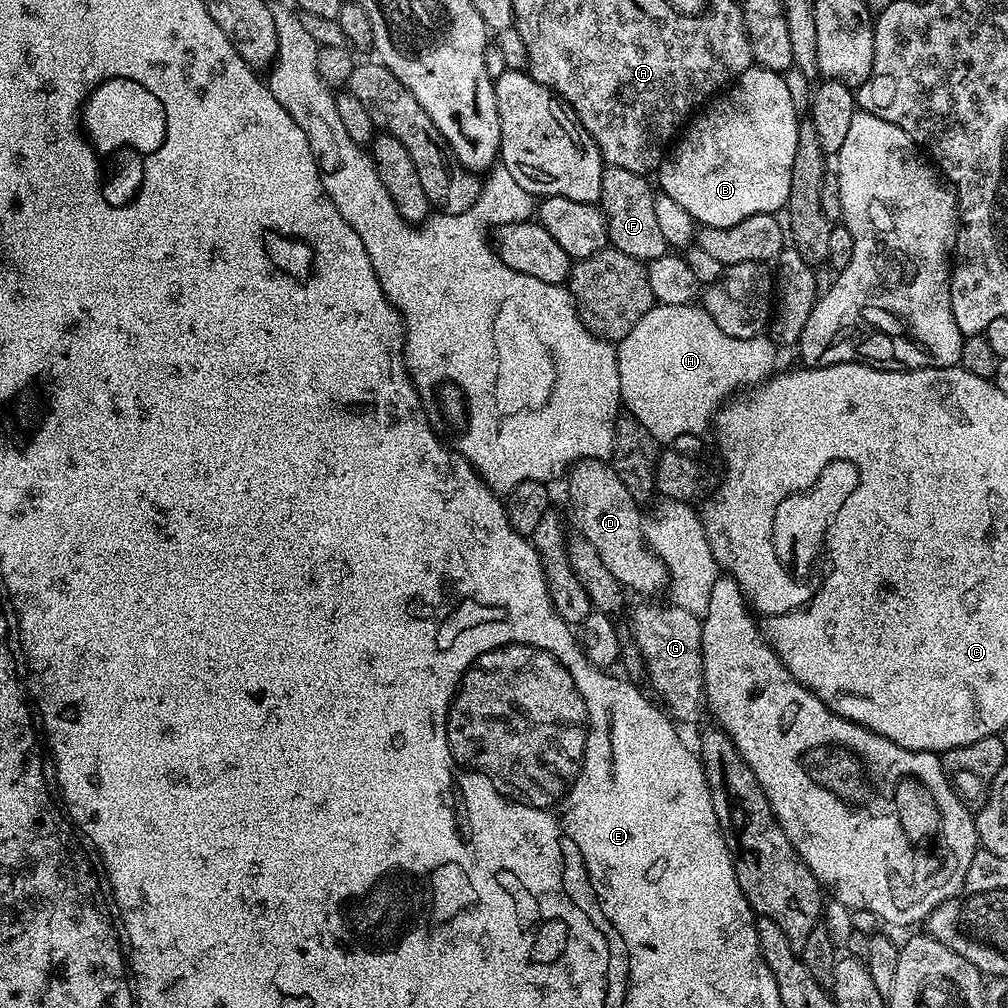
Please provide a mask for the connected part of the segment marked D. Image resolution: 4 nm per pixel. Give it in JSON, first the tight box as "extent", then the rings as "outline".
{"extent":[568,460,669,598],"outline":[[[578,460],[571,465],[568,476],[568,496],[572,499],[572,512],[576,515],[579,535],[588,539],[590,546],[598,550],[602,562],[606,562],[606,570],[618,578],[625,589],[641,592],[644,598],[652,598],[655,592],[662,593],[669,587],[667,566],[651,551],[645,543],[645,517],[640,517],[641,505],[636,497],[626,490],[622,478],[618,478],[616,469],[611,463],[602,460]]]}

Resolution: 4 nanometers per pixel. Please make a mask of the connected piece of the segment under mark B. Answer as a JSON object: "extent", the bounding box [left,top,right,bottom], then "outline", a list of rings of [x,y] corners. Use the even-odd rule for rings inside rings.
{"extent":[659,67,801,228],"outline":[[[750,67],[735,77],[731,87],[721,91],[709,104],[712,105],[705,110],[704,116],[697,115],[683,129],[670,154],[660,161],[659,191],[674,198],[674,202],[690,213],[697,225],[706,228],[729,228],[754,214],[775,213],[785,207],[790,194],[791,167],[794,166],[794,152],[798,150],[801,122],[801,117],[794,110],[785,77],[774,70]]]}

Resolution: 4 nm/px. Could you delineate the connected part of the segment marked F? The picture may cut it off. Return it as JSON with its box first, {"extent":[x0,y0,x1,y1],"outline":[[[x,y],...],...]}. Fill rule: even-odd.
{"extent":[598,167,669,262],"outline":[[[605,167],[602,174],[602,194],[598,201],[598,207],[608,223],[609,245],[641,262],[662,258],[669,251],[666,238],[662,238],[662,229],[658,226],[658,217],[654,210],[657,193],[654,188],[652,192],[648,180],[647,175],[638,172]]]}

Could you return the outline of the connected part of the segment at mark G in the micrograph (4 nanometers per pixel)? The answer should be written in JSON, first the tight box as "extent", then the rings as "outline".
{"extent":[632,602,706,725],"outline":[[[644,602],[644,605],[637,610],[632,616],[632,636],[636,639],[636,648],[640,651],[640,656],[644,659],[644,668],[648,671],[648,680],[652,683],[652,688],[661,696],[663,707],[670,713],[673,721],[679,722],[681,725],[692,724],[700,716],[700,711],[705,711],[706,705],[704,703],[704,675],[702,674],[702,620],[699,615],[691,613],[690,610],[682,609],[673,606],[671,603],[652,604],[656,602]]]}

